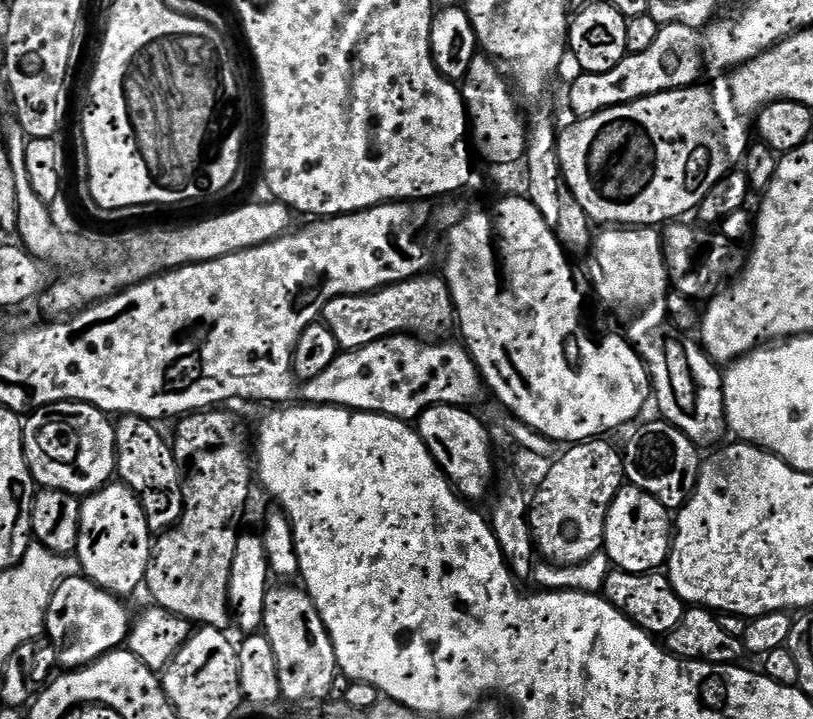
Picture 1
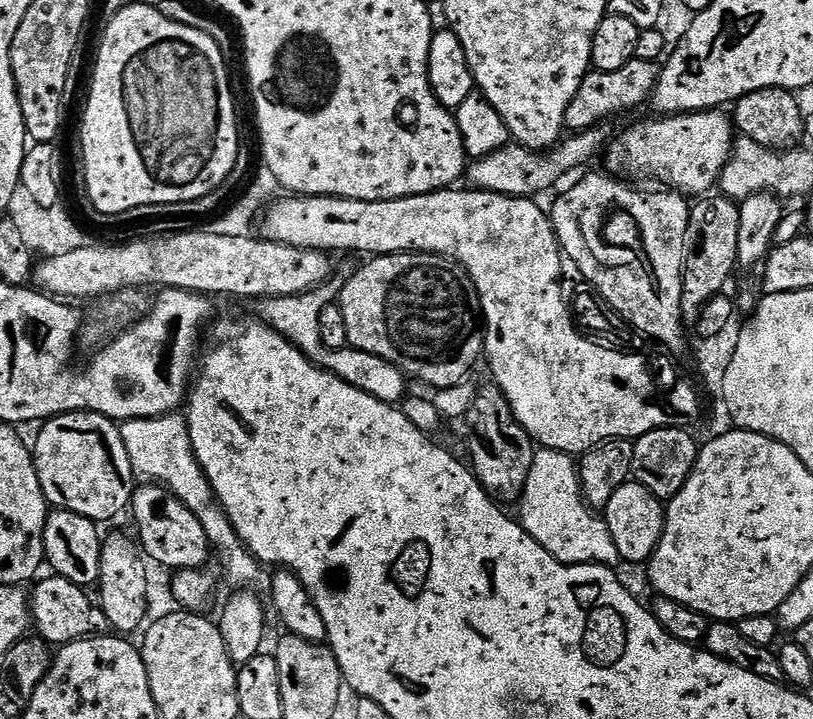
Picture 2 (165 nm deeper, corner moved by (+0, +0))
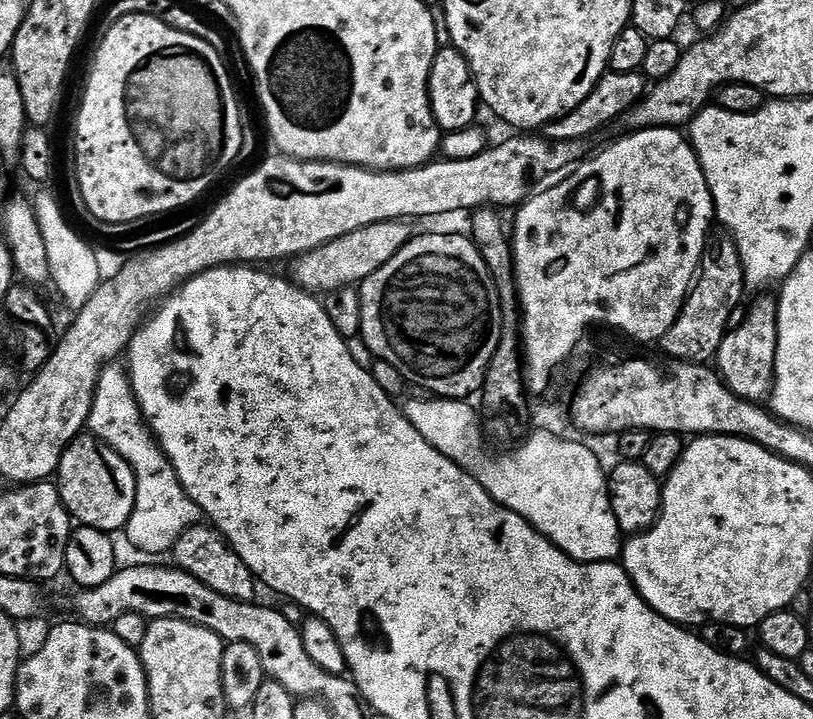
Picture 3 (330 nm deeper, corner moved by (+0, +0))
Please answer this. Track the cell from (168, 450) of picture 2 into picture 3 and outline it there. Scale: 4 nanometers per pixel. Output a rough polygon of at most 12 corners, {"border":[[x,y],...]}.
{"border":[[105,367],[87,427],[134,470],[128,540],[145,557],[205,519],[148,427]]}

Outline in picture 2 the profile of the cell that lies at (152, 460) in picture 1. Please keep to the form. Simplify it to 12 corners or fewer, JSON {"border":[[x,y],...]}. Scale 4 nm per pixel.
{"border":[[160,485],[133,491],[130,516],[149,561],[203,568],[202,522]]}

